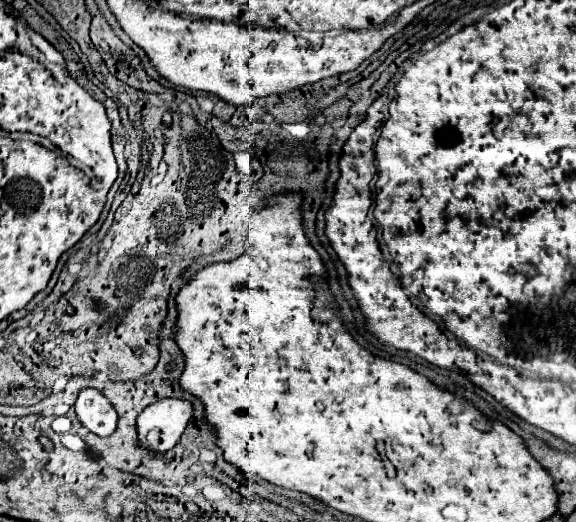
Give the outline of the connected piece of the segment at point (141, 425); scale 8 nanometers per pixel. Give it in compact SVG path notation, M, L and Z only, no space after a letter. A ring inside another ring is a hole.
M162 398L146 406L136 422L140 446L152 452L168 452L178 444L192 412L192 402L184 398Z

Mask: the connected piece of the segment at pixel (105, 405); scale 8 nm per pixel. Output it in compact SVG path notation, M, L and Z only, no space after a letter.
M84 388L76 400L76 414L82 426L98 436L110 436L116 430L116 410L110 400L96 388Z

